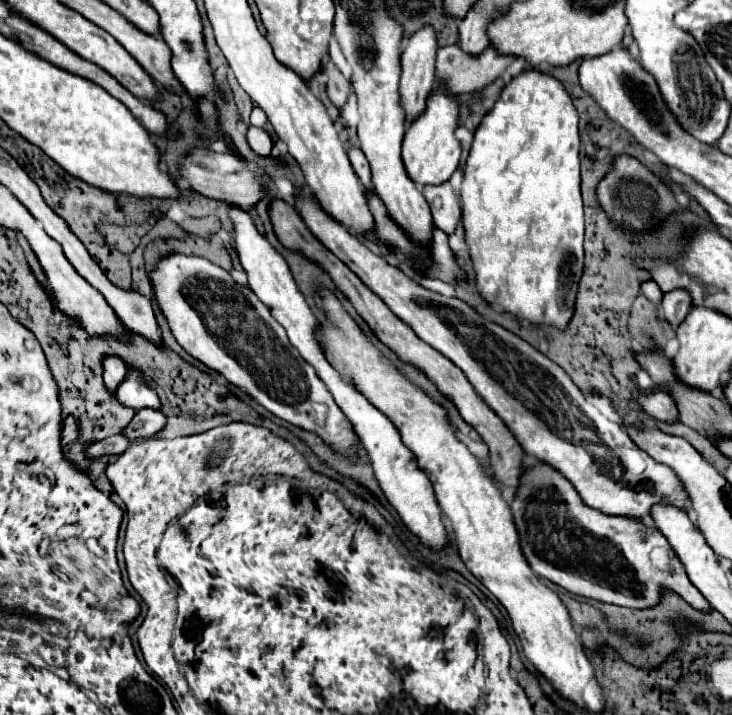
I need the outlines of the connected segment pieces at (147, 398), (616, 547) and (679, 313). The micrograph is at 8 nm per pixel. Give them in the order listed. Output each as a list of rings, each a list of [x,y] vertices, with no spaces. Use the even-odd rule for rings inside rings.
[[[131,371],[125,377],[121,387],[117,389],[117,401],[123,407],[135,409],[135,411],[157,409],[159,407],[157,395],[153,395],[153,389],[145,387],[145,383],[141,381],[141,373],[137,373],[137,371]]]
[[[525,457],[525,479],[521,479],[521,487],[517,489],[517,497],[511,503],[511,511],[515,517],[515,527],[521,537],[523,553],[531,565],[531,569],[551,583],[589,599],[597,599],[603,603],[631,607],[631,609],[651,609],[661,601],[661,591],[669,589],[677,593],[683,601],[687,601],[693,609],[701,613],[709,613],[711,605],[699,593],[699,589],[689,581],[683,565],[679,563],[675,551],[669,547],[665,535],[645,523],[637,523],[635,519],[617,519],[609,515],[601,515],[601,511],[593,511],[587,507],[575,487],[553,467],[533,463],[533,457]]]
[[[671,291],[671,293],[663,295],[661,311],[663,311],[663,317],[669,321],[671,327],[679,327],[681,321],[691,311],[691,297],[689,297],[689,293],[687,291]]]

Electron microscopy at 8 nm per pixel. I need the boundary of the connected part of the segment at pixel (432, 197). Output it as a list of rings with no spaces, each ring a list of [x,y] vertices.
[[[443,183],[441,187],[423,187],[423,195],[427,197],[427,201],[431,205],[435,227],[439,227],[447,235],[451,235],[457,225],[457,215],[461,213],[451,185]]]

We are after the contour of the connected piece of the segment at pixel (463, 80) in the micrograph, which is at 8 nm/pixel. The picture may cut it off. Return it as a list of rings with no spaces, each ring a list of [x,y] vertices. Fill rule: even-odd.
[[[491,44],[479,56],[465,55],[459,51],[457,45],[453,47],[443,47],[437,51],[435,59],[435,77],[437,85],[445,85],[447,95],[461,95],[461,93],[472,93],[482,90],[491,84],[498,77],[511,78],[519,74],[522,70],[530,68],[530,65],[521,57],[499,55]],[[495,72],[498,73],[495,74]]]

